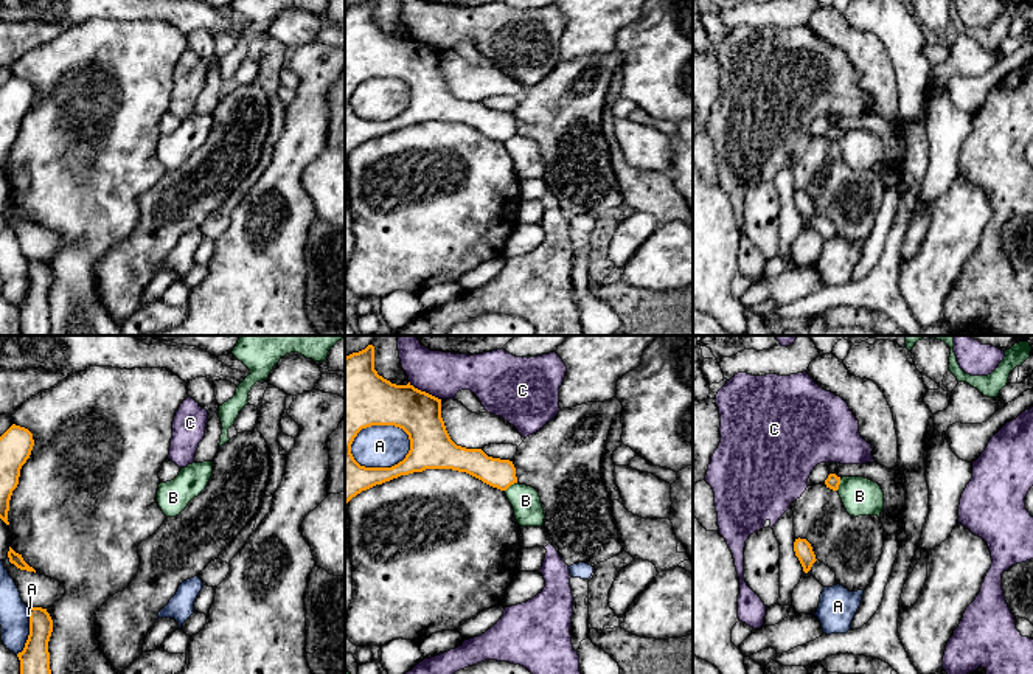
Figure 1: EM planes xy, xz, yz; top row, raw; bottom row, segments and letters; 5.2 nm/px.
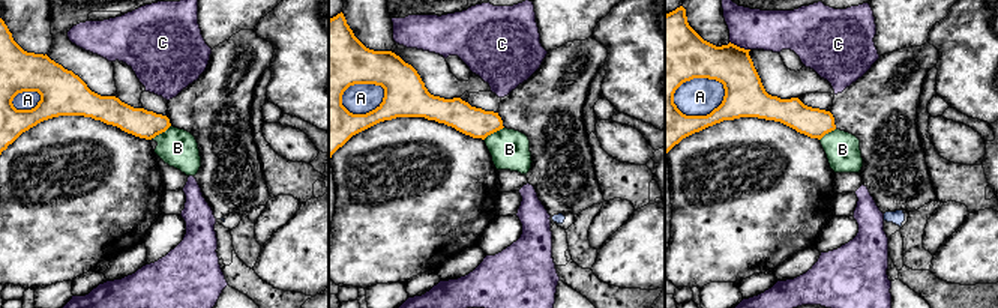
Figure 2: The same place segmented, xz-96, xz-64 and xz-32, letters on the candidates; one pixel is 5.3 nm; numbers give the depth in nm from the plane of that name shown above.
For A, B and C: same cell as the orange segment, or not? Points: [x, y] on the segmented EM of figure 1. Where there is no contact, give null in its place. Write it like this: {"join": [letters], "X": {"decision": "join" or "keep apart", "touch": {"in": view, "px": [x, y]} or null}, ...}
{"join": [], "A": {"decision": "keep apart", "touch": {"in": "xz", "px": [375, 424]}}, "B": {"decision": "keep apart", "touch": {"in": "xz", "px": [510, 485]}}, "C": {"decision": "keep apart", "touch": {"in": "xz", "px": [424, 392]}}}

